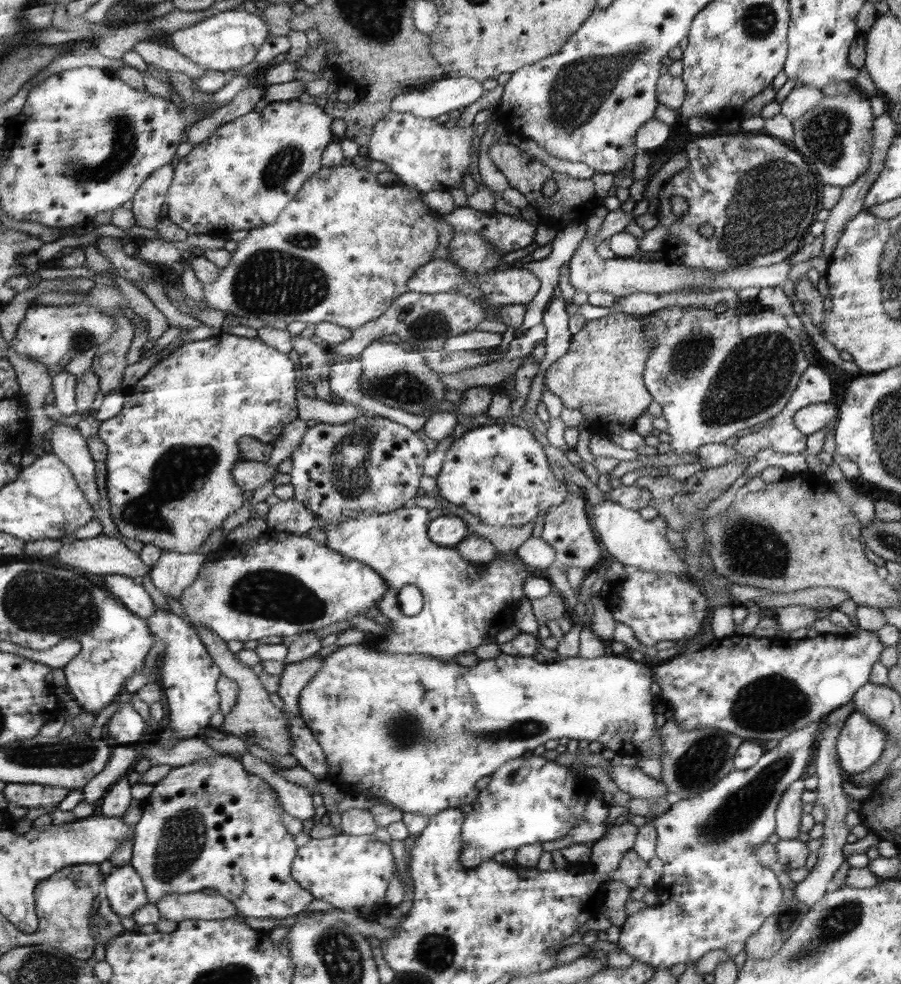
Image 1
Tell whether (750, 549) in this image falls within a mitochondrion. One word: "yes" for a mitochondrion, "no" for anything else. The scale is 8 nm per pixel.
yes

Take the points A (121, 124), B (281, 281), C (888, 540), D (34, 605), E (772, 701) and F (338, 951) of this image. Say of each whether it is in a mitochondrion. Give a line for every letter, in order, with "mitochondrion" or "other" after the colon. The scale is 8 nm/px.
A: mitochondrion
B: mitochondrion
C: mitochondrion
D: mitochondrion
E: mitochondrion
F: mitochondrion

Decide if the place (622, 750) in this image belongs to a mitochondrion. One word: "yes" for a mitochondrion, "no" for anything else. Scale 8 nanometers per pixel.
no

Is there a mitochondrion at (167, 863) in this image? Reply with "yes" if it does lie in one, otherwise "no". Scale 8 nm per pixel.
yes

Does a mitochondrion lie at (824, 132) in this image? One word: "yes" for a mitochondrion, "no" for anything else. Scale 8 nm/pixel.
yes

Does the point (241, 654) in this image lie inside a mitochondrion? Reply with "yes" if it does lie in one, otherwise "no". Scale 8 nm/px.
no

